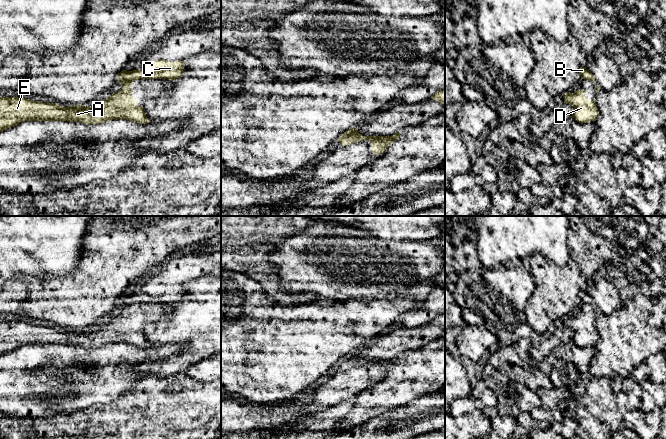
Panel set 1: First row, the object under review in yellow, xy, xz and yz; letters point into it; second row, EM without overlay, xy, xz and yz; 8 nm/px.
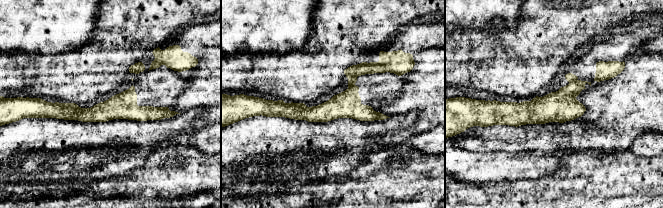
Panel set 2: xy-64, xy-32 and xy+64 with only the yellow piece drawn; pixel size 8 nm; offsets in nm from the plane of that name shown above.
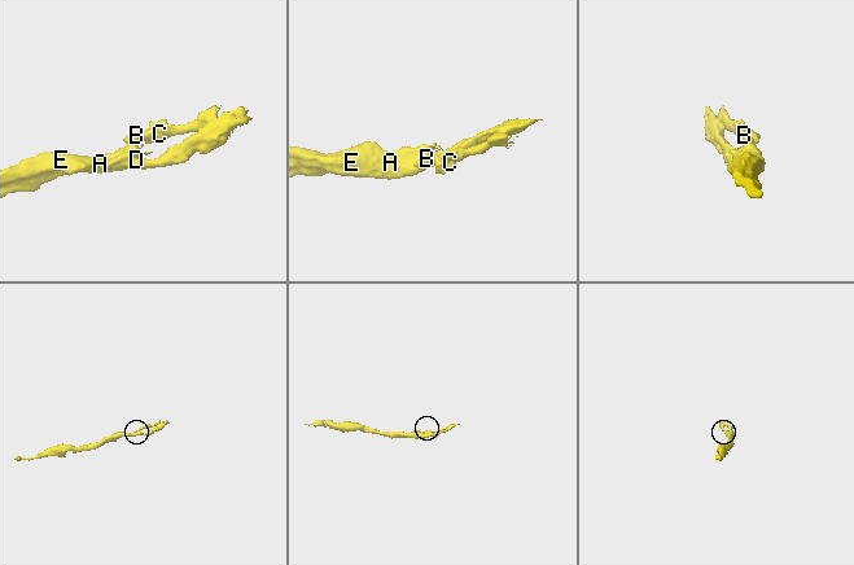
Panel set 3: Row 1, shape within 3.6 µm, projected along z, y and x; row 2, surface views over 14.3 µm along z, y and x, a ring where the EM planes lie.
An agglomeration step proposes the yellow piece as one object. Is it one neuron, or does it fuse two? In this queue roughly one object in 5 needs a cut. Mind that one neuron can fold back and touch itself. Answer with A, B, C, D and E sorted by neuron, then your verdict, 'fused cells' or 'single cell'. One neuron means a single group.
A D E / B C; fused cells

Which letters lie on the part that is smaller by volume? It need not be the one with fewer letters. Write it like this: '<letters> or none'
B, C

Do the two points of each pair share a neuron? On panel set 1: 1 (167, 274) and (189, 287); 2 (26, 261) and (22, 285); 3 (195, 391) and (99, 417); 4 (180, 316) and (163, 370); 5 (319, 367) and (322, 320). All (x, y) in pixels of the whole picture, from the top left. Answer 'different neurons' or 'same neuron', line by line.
1: different neurons
2: different neurons
3: same neuron
4: same neuron
5: same neuron

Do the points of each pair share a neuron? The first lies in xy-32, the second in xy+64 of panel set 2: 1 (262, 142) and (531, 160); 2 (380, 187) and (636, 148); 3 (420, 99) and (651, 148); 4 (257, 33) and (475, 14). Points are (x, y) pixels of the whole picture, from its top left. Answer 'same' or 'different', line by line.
1: same
2: different
3: different
4: same

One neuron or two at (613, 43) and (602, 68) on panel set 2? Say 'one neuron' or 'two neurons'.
one neuron

